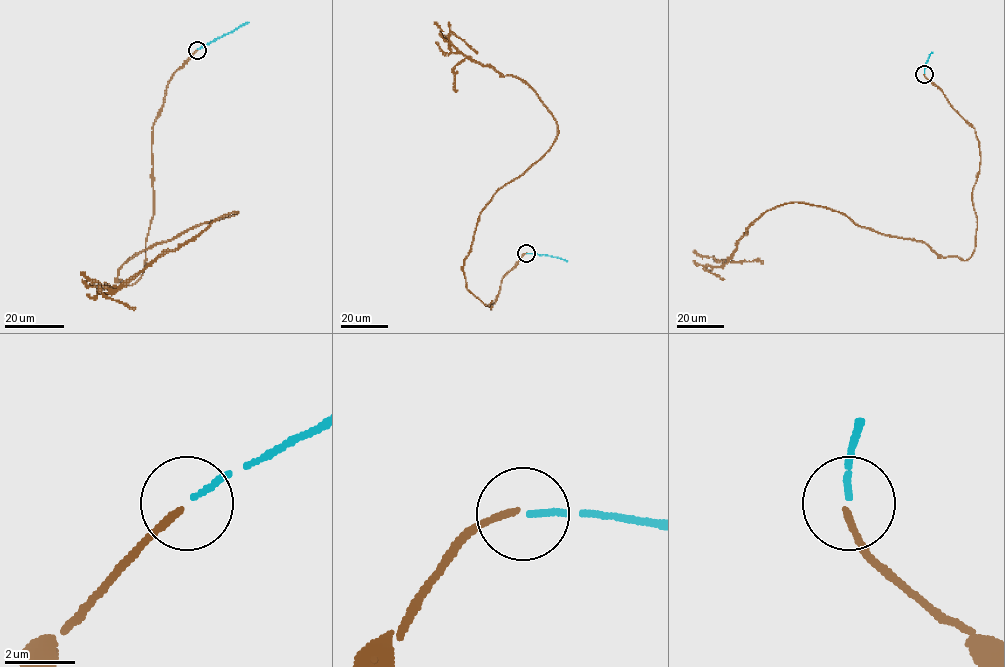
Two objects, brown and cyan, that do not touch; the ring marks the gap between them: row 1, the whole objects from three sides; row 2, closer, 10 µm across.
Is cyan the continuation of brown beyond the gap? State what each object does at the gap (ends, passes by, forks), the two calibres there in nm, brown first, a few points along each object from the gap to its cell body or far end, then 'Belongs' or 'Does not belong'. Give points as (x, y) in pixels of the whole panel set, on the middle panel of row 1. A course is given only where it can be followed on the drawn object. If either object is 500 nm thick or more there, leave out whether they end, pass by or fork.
At the ring brown ends. At the ring cyan ends. Thickness 190 nm (brown) against 160 nm. Course of brown: (526, 253), (490, 309), (466, 287), (479, 213), (558, 134), (528, 85), (468, 59), (449, 34), (477, 52). Course of cyan: (527, 253), (567, 261). Does not belong

